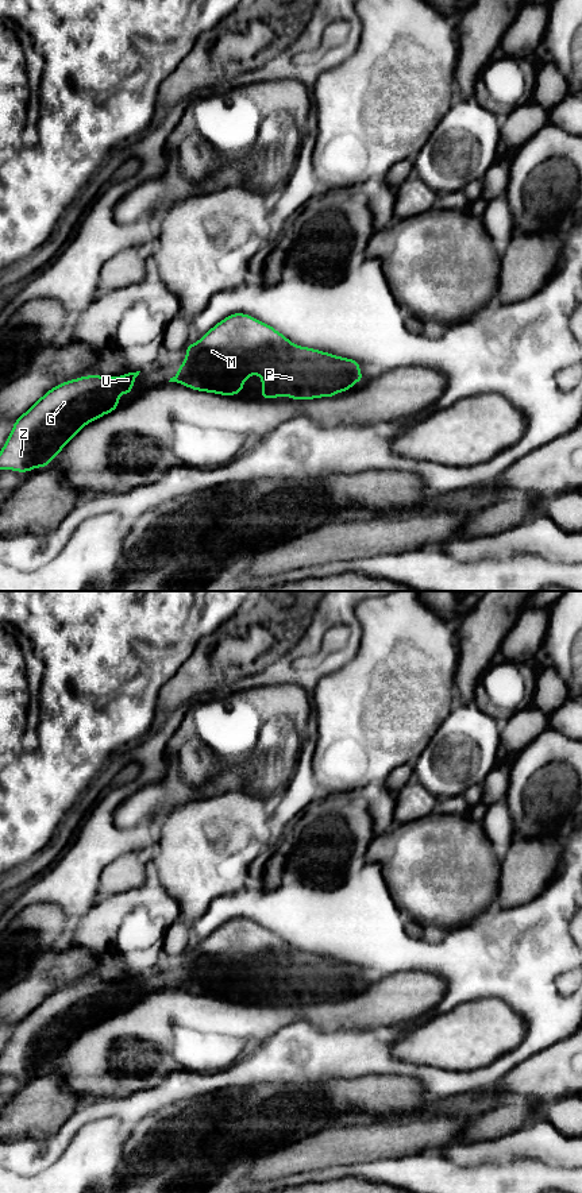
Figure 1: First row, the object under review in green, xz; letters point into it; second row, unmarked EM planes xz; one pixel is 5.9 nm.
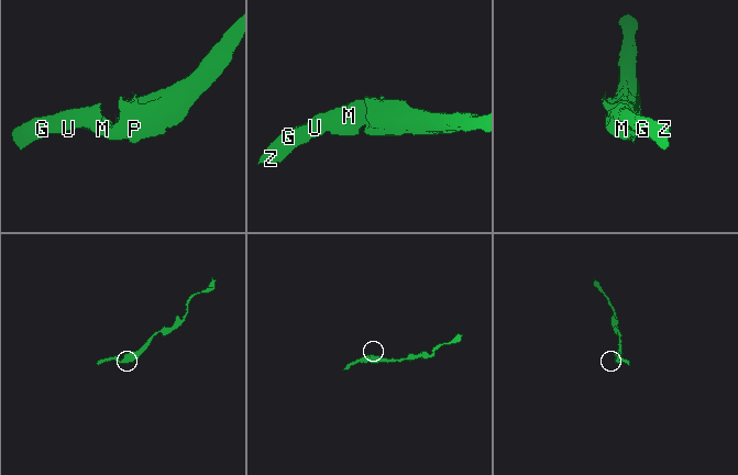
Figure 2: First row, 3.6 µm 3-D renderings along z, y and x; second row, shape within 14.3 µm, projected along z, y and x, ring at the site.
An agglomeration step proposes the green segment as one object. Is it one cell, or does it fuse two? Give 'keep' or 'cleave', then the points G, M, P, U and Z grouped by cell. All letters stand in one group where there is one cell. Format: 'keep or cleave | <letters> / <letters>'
keep | G M P U Z

